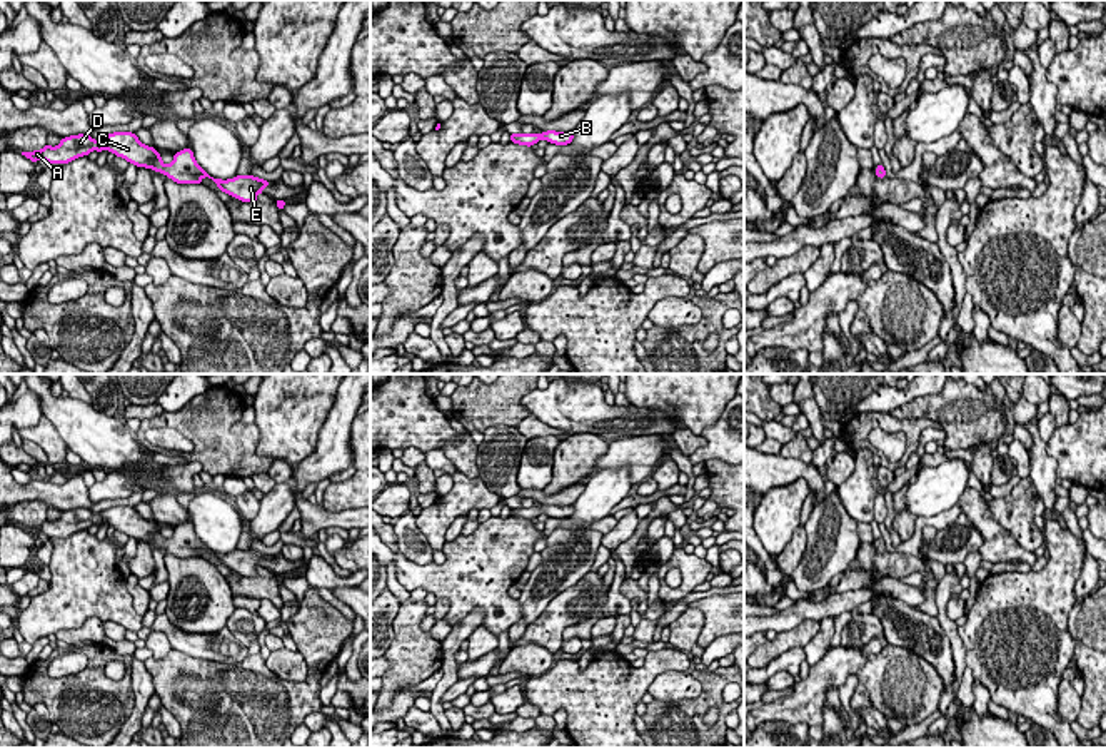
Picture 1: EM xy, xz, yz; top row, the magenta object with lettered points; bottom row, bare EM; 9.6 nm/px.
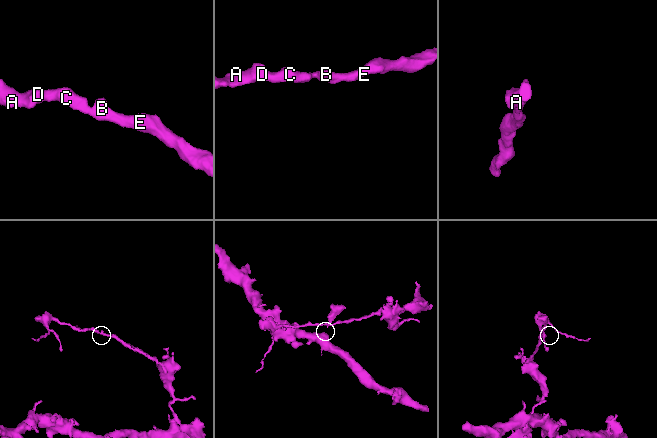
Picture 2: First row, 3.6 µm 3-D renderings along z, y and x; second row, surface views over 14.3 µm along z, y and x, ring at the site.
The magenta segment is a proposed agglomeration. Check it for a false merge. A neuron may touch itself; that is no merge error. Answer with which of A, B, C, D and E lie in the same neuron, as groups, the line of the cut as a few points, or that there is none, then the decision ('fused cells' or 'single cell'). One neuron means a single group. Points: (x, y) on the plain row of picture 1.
A B C D E | no cut | single cell

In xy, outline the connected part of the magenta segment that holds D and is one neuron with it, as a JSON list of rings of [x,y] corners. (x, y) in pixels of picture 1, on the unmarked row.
[[[113,506],[98,514],[93,514],[87,508],[70,509],[62,513],[57,521],[47,518],[40,524],[22,526],[22,529],[33,538],[37,538],[38,533],[43,533],[48,538],[63,539],[73,533],[88,529],[92,524],[113,526],[117,531],[122,531],[137,541],[153,543],[177,558],[202,558],[202,553],[207,551],[215,556],[222,566],[249,578],[257,576],[257,569],[264,568],[262,563],[270,558],[270,554],[254,549],[237,549],[227,554],[215,553],[197,538],[192,523],[175,526],[172,538],[165,539],[160,533],[162,528],[153,521],[143,519],[133,506]]]

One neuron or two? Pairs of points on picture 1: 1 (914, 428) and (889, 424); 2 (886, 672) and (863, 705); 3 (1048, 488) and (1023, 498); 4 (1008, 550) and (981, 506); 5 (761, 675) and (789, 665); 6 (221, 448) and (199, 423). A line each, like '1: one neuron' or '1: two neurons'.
1: one neuron
2: two neurons
3: two neurons
4: one neuron
5: one neuron
6: one neuron

